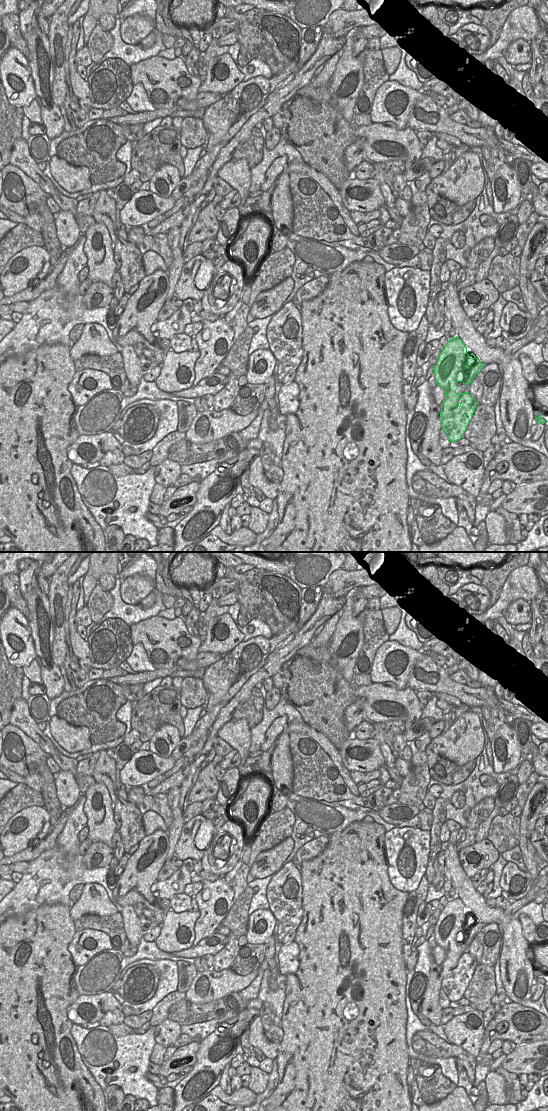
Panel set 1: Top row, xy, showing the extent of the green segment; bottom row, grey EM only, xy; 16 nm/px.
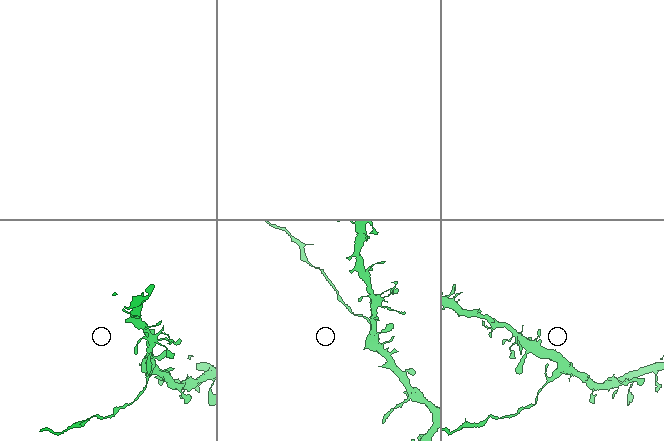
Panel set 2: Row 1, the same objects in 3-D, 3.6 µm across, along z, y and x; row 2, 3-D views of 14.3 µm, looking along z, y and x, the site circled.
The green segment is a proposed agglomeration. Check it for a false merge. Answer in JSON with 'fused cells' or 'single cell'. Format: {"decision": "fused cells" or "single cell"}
{"decision": "fused cells"}

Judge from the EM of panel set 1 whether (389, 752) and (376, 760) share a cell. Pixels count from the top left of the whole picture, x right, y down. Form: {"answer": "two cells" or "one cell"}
{"answer": "two cells"}

